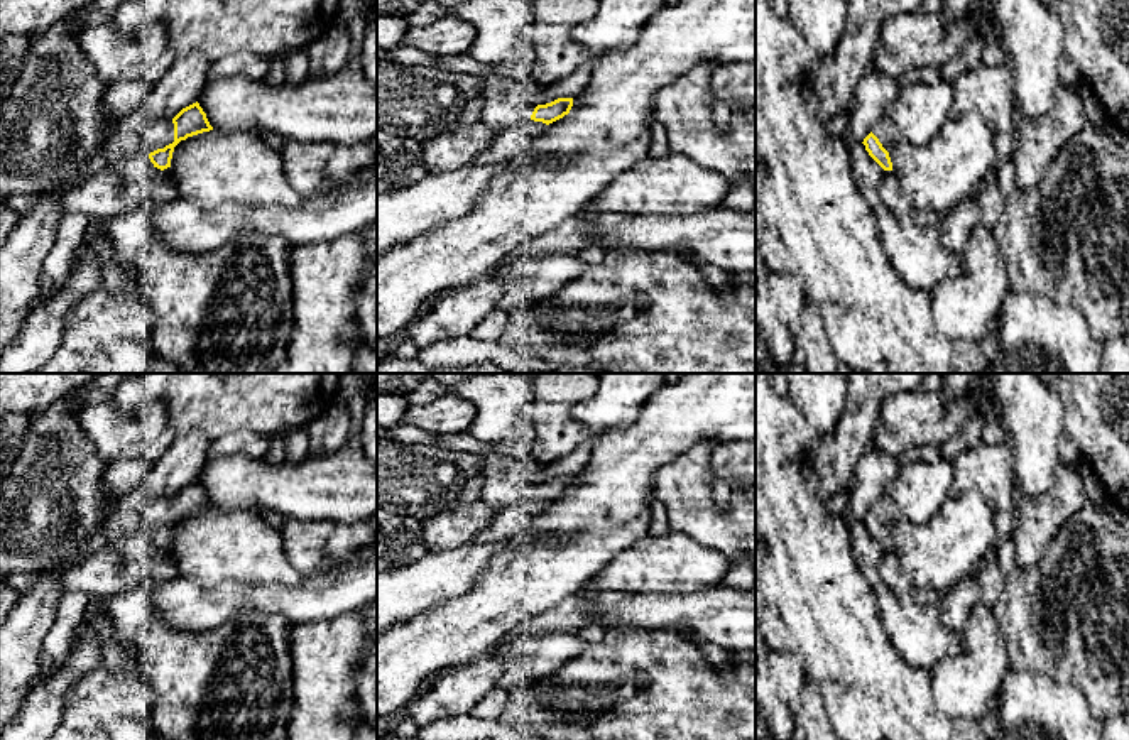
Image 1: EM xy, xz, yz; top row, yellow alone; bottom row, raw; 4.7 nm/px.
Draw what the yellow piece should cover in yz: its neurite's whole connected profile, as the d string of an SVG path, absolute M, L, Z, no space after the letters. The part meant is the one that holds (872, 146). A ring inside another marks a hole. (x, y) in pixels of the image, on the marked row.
M886 117L874 125L872 132L864 139L862 144L865 145L869 155L884 171L892 171L889 152L892 150L892 147L901 137L903 135L896 128L894 122L889 117Z

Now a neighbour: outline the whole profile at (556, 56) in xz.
M532 0L534 59L532 83L549 86L573 74L595 57L593 51L578 46L570 32L593 17L600 0Z

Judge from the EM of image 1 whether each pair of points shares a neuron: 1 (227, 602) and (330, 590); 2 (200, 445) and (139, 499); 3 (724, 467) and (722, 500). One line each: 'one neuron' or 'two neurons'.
1: one neuron
2: one neuron
3: two neurons

